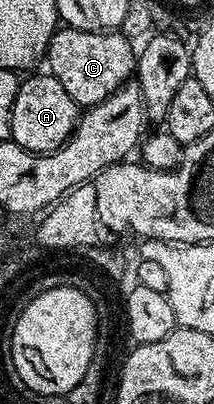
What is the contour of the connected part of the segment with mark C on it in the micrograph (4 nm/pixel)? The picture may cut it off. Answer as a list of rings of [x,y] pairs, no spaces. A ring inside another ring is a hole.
[[[59,27],[46,48],[45,63],[50,63],[49,75],[55,76],[68,94],[83,109],[104,102],[117,88],[135,75],[136,48],[118,30],[85,32],[79,28]]]

